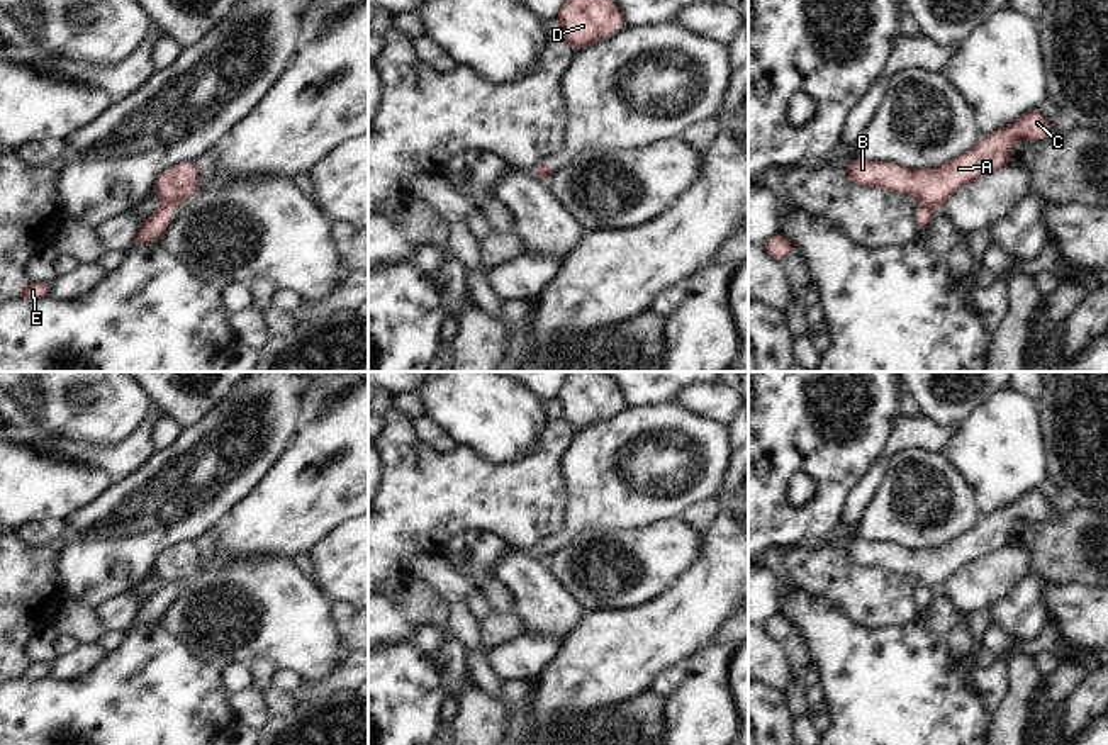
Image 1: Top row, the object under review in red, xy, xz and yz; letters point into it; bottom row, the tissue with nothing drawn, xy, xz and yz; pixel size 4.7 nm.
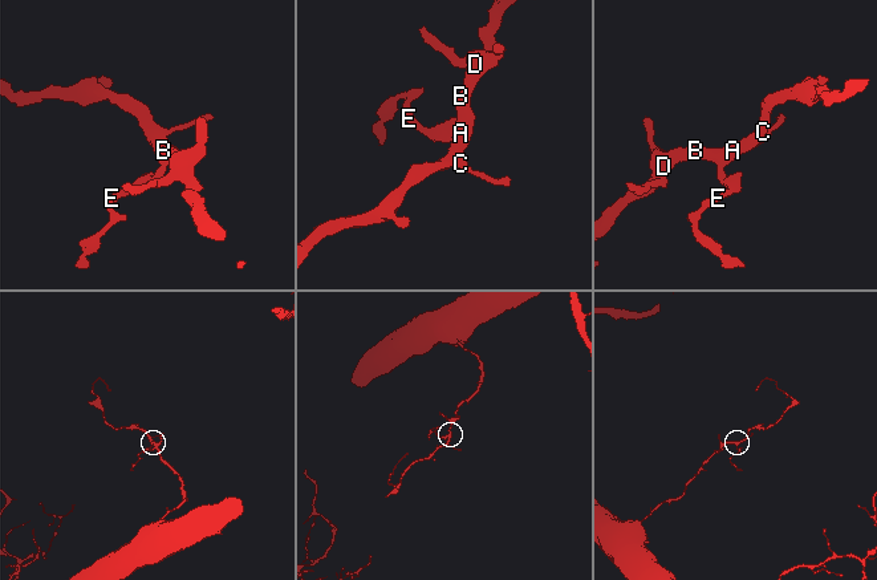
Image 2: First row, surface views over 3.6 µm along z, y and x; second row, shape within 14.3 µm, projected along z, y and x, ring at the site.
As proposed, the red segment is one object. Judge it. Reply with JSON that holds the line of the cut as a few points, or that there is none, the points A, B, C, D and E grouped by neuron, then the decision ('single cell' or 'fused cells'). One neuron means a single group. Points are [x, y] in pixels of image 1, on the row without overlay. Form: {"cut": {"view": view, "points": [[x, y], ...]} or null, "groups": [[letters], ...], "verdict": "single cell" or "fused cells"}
{"cut": {"view": "yz", "points": [[920, 588], [932, 591]]}, "groups": [["A", "B", "C", "D"], ["E"]], "verdict": "fused cells"}

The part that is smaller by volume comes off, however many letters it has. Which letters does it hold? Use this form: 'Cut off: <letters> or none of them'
Cut off: E

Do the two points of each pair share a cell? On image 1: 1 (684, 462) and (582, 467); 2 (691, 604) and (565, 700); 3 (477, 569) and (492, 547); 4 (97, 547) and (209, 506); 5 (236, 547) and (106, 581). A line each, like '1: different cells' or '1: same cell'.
1: same cell
2: same cell
3: same cell
4: same cell
5: different cells

